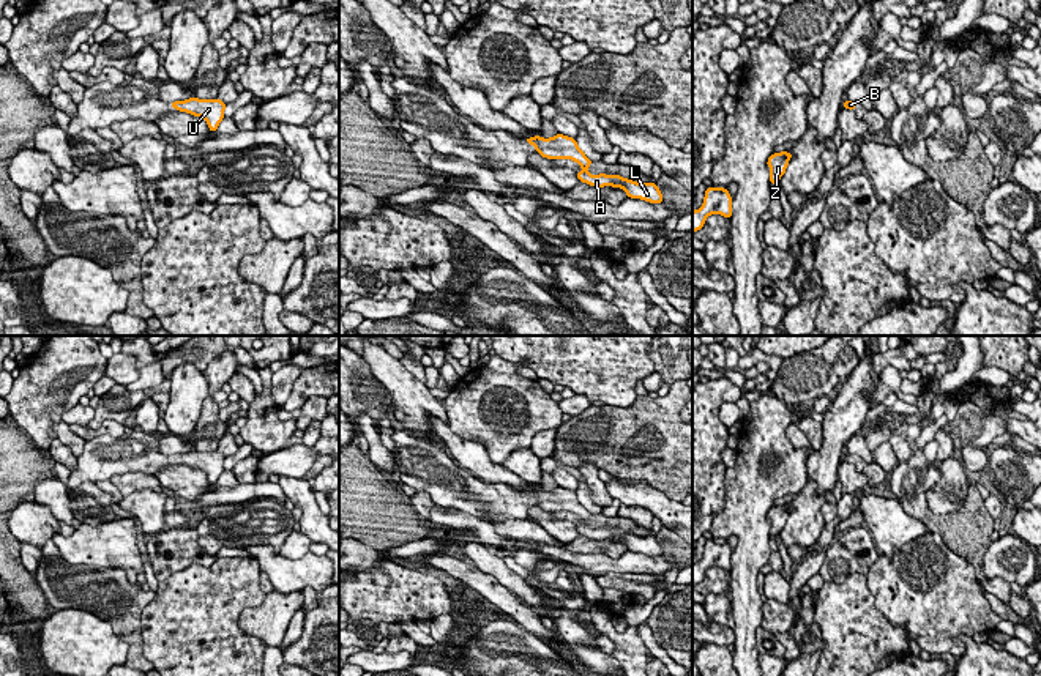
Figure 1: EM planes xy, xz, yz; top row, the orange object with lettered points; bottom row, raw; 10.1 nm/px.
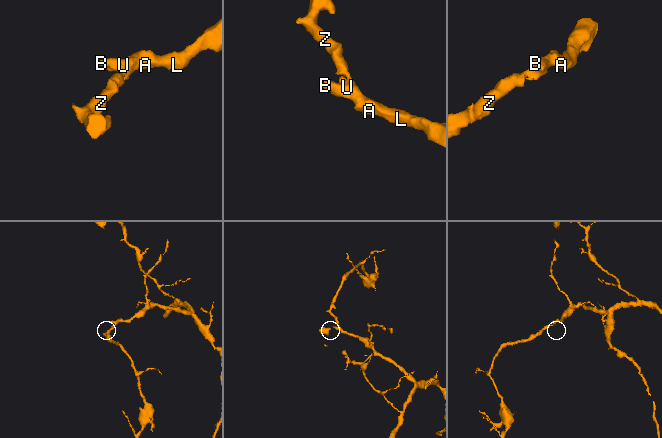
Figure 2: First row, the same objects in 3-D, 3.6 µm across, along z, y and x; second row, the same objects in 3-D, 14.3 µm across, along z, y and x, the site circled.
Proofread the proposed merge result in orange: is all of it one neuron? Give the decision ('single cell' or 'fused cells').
single cell

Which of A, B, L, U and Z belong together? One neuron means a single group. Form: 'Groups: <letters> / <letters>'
Groups: A B L U Z

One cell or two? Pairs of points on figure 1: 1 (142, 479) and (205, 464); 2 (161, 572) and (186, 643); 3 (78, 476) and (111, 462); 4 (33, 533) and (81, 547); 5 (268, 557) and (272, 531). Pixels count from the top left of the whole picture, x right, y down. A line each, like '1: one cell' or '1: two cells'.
1: two cells
2: two cells
3: one cell
4: two cells
5: two cells

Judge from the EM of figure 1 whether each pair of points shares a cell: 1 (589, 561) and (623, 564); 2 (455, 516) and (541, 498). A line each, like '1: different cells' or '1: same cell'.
1: same cell
2: different cells

